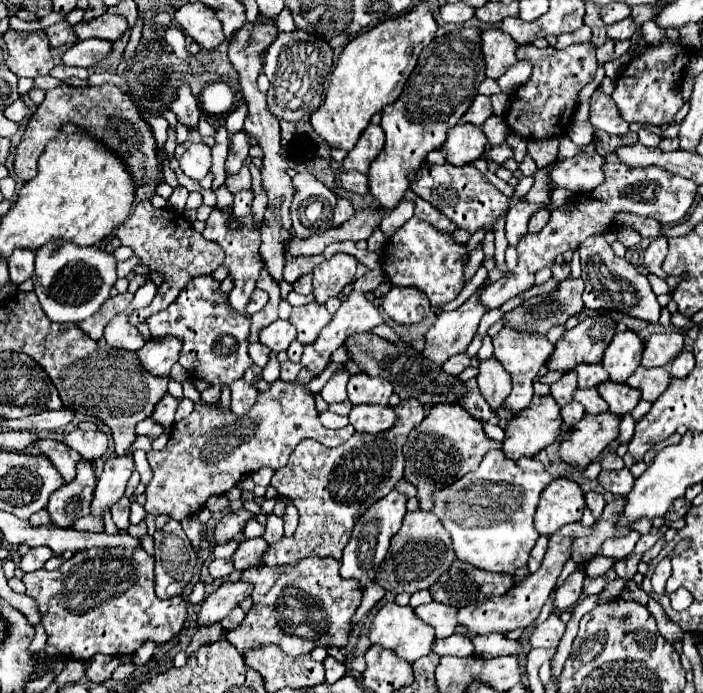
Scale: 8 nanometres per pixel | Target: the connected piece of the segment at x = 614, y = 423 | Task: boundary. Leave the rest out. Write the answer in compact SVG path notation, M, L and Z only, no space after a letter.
M610 410L596 416L586 414L566 432L560 444L562 460L572 466L586 468L612 440L618 438L618 426L620 416L612 414Z

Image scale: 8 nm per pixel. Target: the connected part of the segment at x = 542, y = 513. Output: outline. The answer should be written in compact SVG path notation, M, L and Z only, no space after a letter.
M556 478L542 490L534 526L540 534L552 536L564 524L576 522L582 516L584 506L586 500L582 488L568 478Z

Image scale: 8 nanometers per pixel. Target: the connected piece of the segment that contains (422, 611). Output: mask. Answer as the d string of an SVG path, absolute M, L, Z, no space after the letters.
M430 602L414 608L416 616L436 630L436 638L448 638L456 632L456 610L452 606Z

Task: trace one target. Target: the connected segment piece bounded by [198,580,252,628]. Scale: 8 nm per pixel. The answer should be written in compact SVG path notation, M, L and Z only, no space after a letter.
M224 582L214 594L210 594L198 612L198 628L212 626L224 620L232 608L236 608L244 598L252 594L252 586L248 582Z

